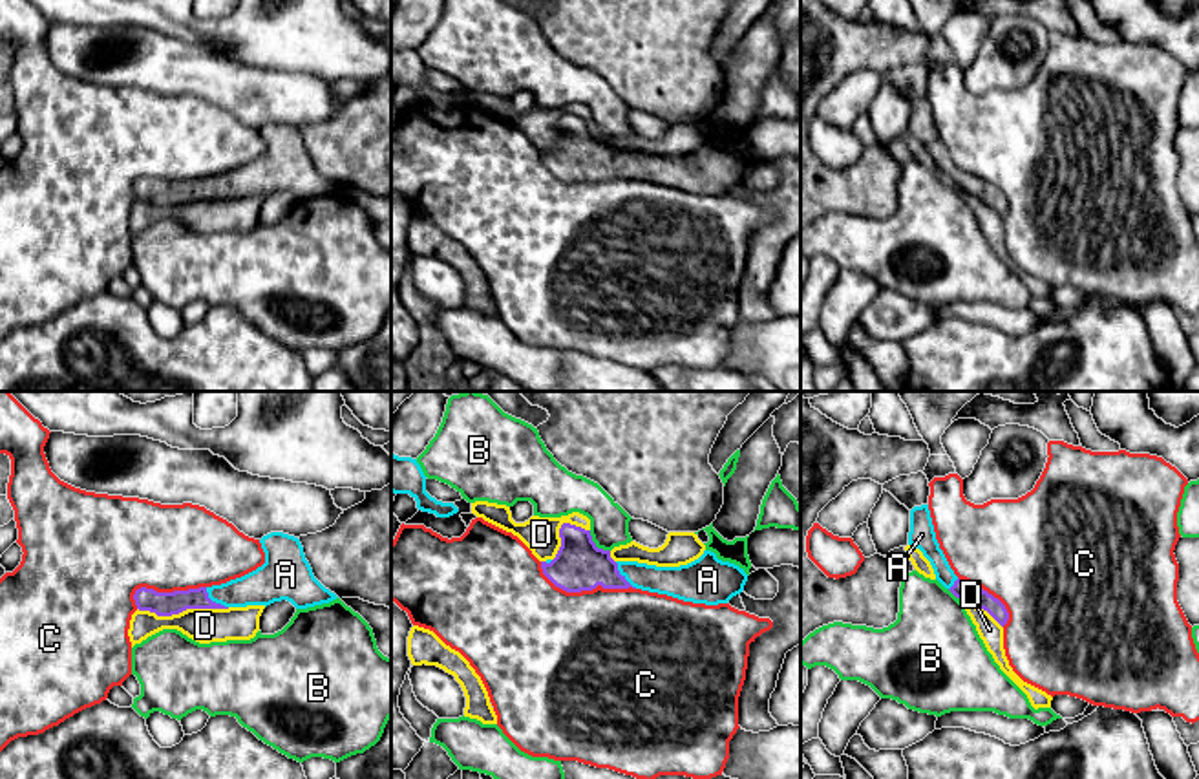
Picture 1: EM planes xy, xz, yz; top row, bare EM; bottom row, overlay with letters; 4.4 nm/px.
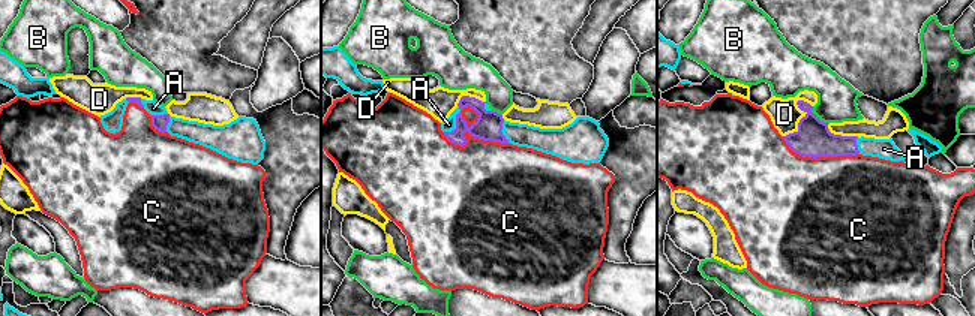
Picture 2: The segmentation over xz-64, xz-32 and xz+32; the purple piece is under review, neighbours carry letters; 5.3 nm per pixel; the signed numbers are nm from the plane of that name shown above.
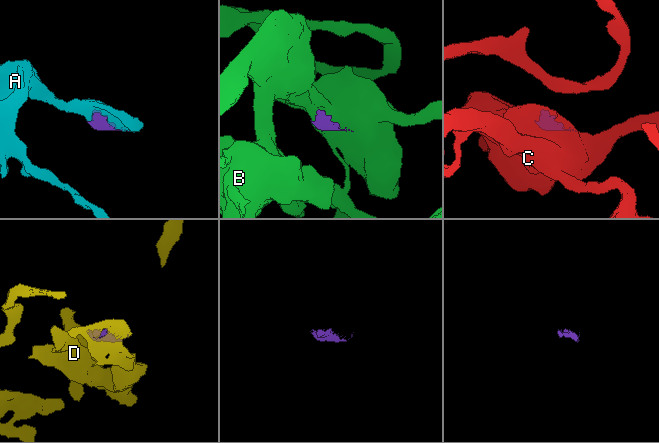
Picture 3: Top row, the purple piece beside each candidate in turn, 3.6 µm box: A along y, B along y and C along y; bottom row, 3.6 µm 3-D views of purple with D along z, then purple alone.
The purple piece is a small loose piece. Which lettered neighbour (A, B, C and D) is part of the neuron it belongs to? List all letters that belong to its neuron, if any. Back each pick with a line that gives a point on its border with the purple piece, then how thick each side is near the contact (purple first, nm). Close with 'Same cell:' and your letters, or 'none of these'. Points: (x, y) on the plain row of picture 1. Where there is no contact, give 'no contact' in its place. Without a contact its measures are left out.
A: meets purple in xz at (624, 167); 220 nm thick on the purple side, 140 nm on the other
Same cell: A

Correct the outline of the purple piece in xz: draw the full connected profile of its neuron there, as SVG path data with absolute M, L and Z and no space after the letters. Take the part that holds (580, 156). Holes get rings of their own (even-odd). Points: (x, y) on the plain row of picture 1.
M563 113L559 119L561 137L554 150L541 152L543 165L567 183L592 181L598 176L603 179L636 177L649 183L667 185L684 192L718 196L727 194L733 187L744 181L748 165L735 154L722 152L715 143L704 144L680 157L656 157L638 152L614 152L610 141L598 139L590 121Z

